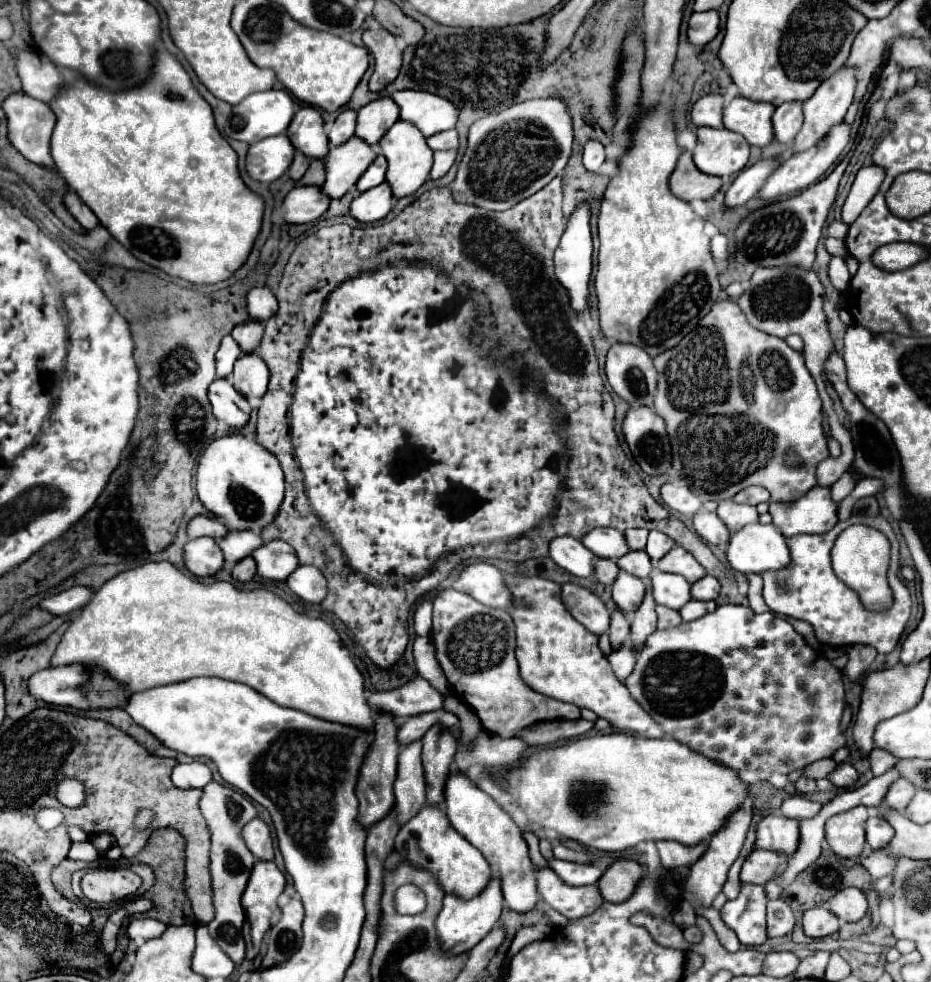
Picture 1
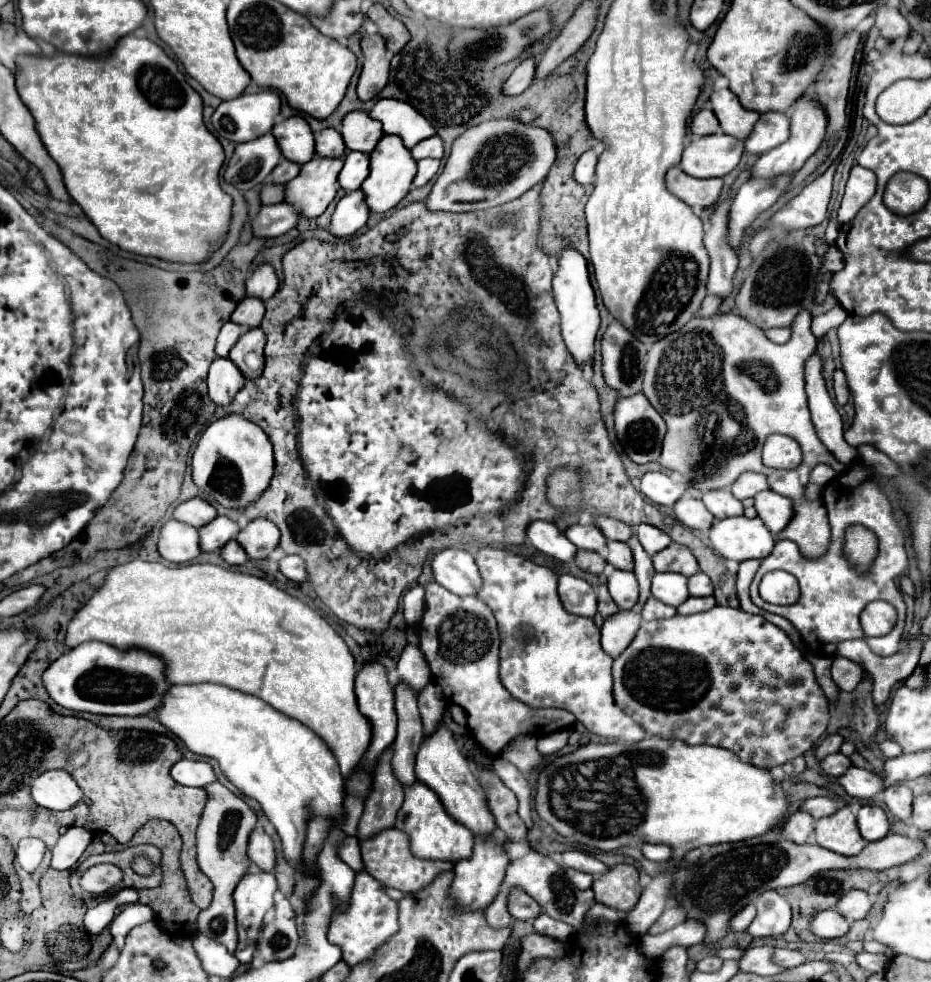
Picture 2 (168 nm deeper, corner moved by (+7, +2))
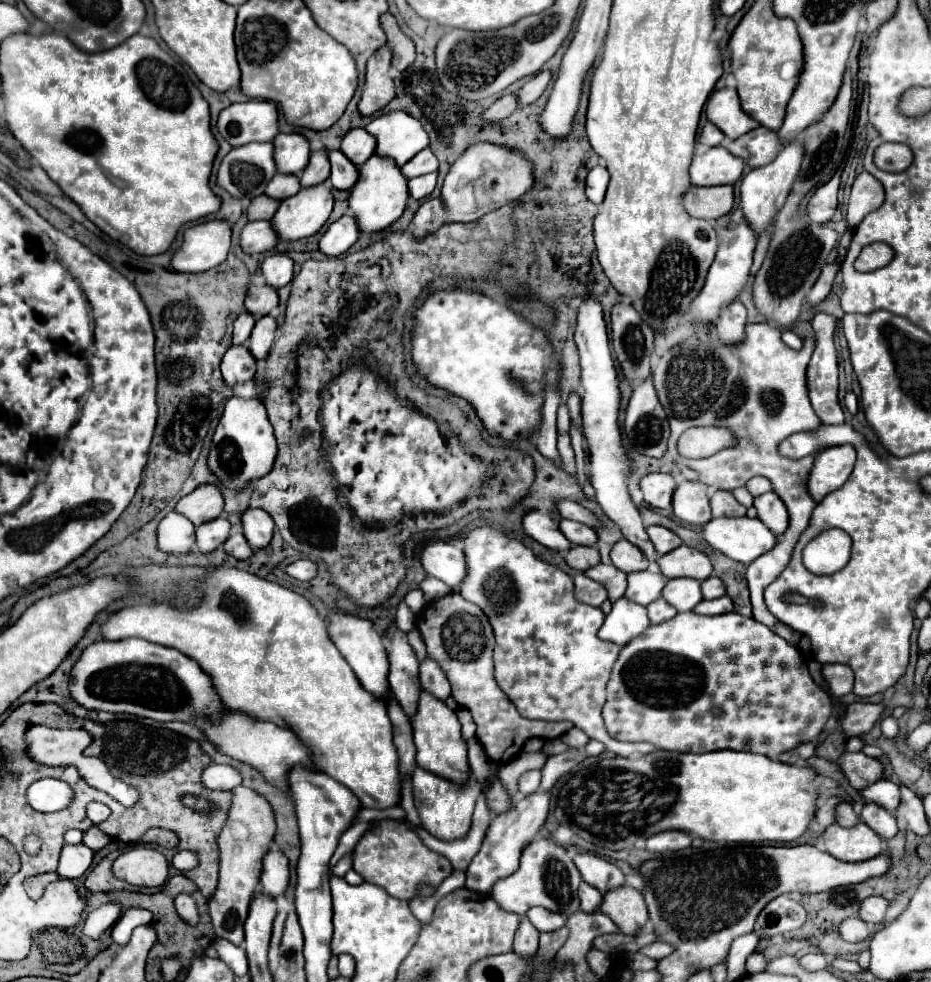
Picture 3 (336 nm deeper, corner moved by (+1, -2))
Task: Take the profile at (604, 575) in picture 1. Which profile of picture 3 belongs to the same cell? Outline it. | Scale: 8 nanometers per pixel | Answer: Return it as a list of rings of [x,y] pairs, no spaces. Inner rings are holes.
[[[573,546],[565,554],[565,562],[575,570],[585,572],[585,570],[597,566],[601,562],[601,556],[599,556],[599,550],[595,546]]]

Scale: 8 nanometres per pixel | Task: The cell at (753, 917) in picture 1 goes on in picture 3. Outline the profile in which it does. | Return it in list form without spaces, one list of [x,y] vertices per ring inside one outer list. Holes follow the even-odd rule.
[[[653,942],[653,944],[649,944],[649,946],[643,946],[639,952],[645,954],[645,956],[649,956],[649,958],[653,958],[653,960],[663,960],[663,958],[667,958],[673,950],[675,950],[675,948],[673,948],[669,942]]]

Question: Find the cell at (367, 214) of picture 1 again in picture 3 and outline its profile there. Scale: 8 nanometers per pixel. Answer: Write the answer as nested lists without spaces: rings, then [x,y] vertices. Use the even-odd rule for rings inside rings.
[[[345,214],[327,228],[327,232],[323,234],[323,238],[319,242],[319,250],[325,252],[327,256],[339,256],[357,242],[359,234],[361,232],[359,232],[355,216]]]

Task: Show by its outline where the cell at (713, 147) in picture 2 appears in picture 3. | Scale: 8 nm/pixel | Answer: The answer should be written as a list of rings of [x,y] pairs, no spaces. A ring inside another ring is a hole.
[[[723,146],[709,148],[705,154],[695,154],[689,174],[693,186],[719,186],[735,184],[743,174],[743,158],[731,154]]]

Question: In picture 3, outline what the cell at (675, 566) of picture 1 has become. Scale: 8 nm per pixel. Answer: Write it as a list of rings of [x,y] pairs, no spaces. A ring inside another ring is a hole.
[[[679,546],[669,554],[663,554],[659,558],[659,568],[665,578],[689,576],[695,580],[705,580],[713,572],[709,558],[703,552],[689,546]]]

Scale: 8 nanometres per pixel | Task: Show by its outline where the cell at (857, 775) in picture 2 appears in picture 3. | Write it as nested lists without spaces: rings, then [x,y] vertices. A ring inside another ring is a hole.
[[[879,780],[863,790],[859,790],[861,798],[865,802],[873,802],[873,804],[879,804],[887,810],[895,810],[897,804],[899,804],[899,784],[891,782],[891,780]]]

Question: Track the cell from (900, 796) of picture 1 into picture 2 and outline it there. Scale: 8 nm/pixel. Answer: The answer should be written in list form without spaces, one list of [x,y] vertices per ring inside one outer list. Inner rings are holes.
[[[893,784],[893,788],[887,788],[883,792],[883,802],[895,818],[899,818],[903,822],[907,822],[911,818],[913,792],[905,784]]]

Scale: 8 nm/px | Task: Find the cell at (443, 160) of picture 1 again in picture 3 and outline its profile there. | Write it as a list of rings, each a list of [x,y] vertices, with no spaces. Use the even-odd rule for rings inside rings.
[[[437,172],[417,176],[415,180],[409,180],[409,194],[415,200],[421,200],[421,198],[425,198],[425,196],[429,196],[433,192],[435,184],[437,184]]]

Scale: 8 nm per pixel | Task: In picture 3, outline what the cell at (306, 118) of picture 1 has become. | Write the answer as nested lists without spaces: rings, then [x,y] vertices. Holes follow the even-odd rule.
[[[281,132],[275,136],[273,144],[275,144],[277,170],[289,172],[289,174],[297,174],[305,170],[305,166],[309,164],[311,150],[309,150],[309,140],[303,134]]]

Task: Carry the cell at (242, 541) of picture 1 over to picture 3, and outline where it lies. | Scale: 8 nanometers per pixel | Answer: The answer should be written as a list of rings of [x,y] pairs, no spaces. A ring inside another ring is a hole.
[[[215,518],[209,524],[201,524],[197,528],[197,550],[201,552],[213,552],[225,544],[229,538],[229,520],[227,518]]]

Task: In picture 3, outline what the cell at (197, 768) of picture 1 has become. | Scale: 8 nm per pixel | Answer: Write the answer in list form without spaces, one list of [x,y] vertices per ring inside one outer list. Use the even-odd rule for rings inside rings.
[[[209,764],[201,772],[201,782],[209,790],[231,790],[241,784],[241,776],[237,770],[225,764]]]

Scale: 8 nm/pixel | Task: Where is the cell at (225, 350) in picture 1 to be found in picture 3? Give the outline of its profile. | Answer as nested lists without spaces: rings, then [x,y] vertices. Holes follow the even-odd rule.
[[[243,312],[243,314],[239,314],[239,318],[235,320],[233,326],[235,326],[233,328],[233,346],[245,344],[249,334],[251,334],[251,330],[253,330],[253,326],[255,326],[255,318],[251,314]]]

